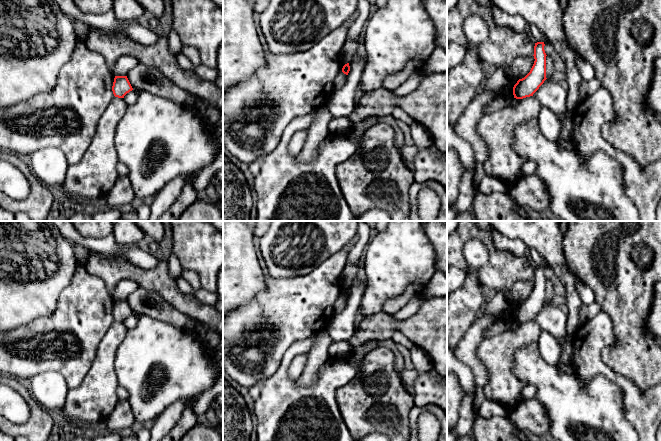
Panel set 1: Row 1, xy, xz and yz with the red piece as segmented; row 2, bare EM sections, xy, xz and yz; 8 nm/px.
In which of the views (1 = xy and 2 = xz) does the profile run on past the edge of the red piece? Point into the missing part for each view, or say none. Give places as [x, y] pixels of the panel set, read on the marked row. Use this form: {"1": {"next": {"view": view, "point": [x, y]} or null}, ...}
{"1": {"next": null}, "2": {"next": null}}

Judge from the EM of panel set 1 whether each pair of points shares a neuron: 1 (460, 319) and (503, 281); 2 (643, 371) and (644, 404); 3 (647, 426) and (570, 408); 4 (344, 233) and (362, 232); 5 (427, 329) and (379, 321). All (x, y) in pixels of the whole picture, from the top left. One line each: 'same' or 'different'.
1: different
2: different
3: different
4: different
5: same

